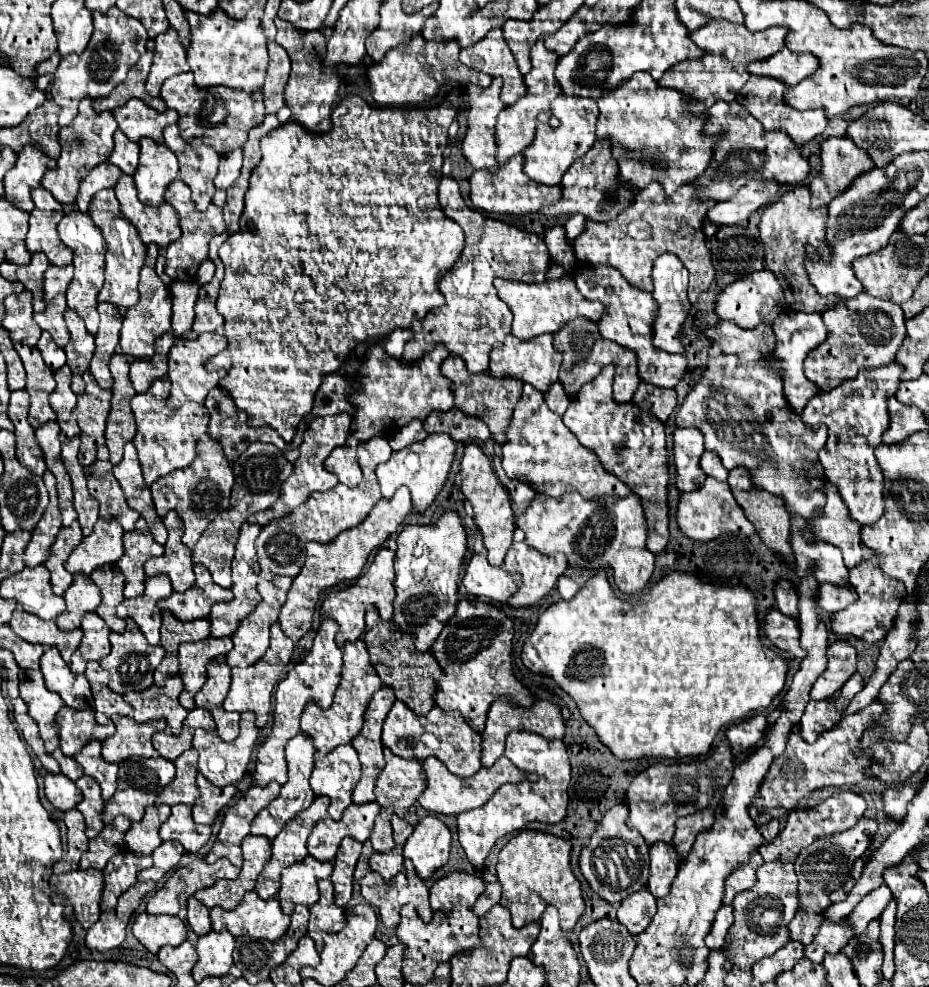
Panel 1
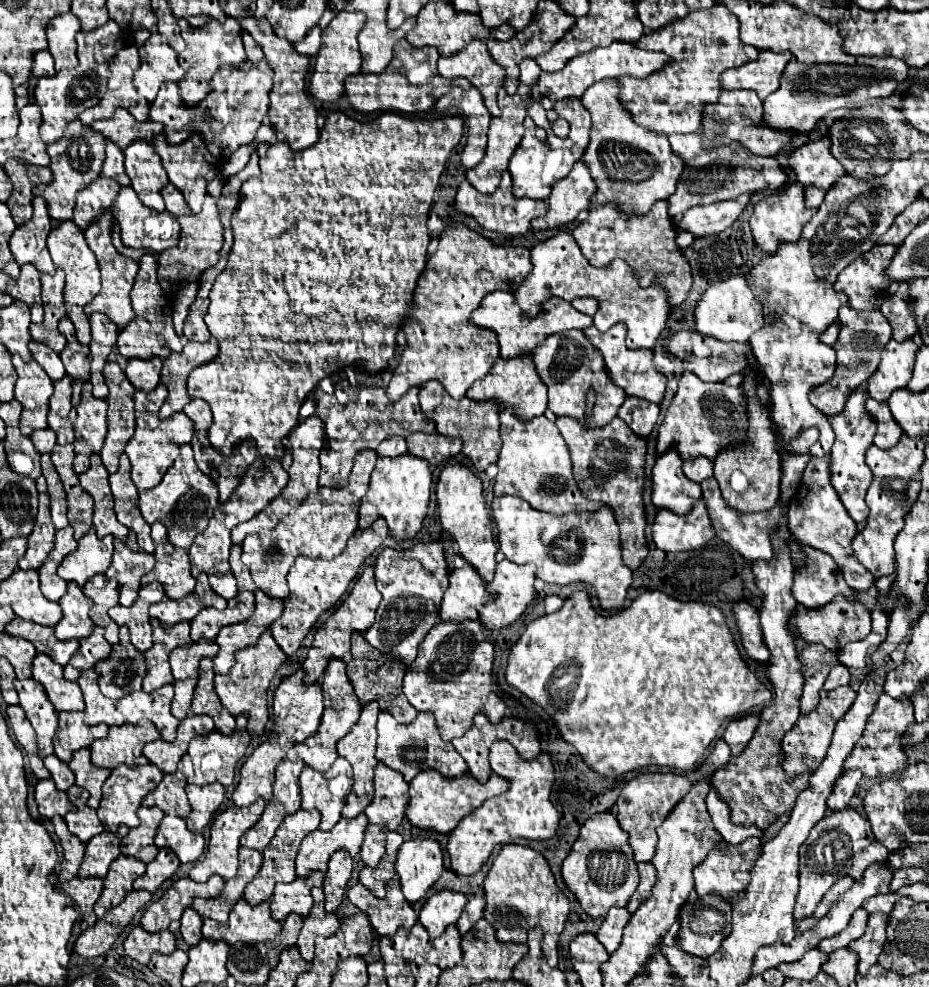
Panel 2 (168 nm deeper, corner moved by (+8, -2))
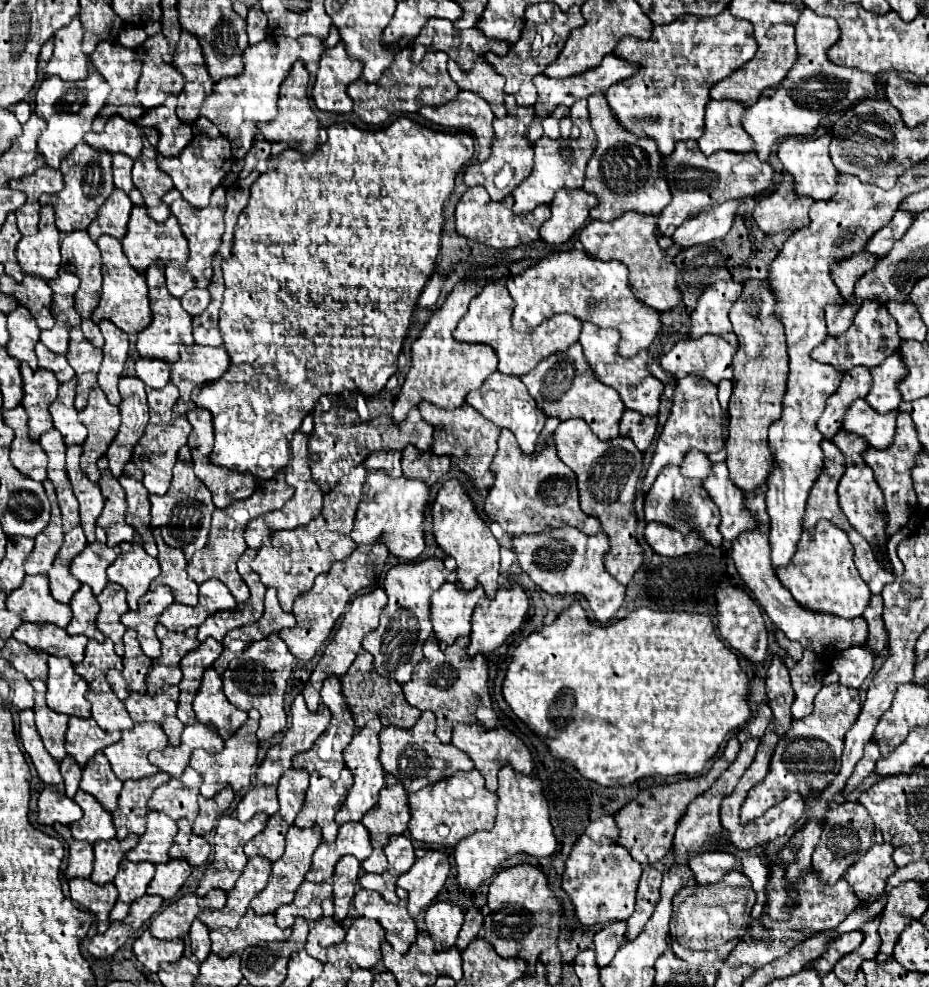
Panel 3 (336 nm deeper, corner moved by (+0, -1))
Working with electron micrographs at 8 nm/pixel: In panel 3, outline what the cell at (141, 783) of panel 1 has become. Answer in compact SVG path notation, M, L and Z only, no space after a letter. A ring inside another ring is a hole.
M157 771L147 779L123 783L123 791L117 801L117 811L113 811L117 839L125 839L129 833L143 835L145 815L149 811L147 801L151 799L153 791L167 781L169 781L169 775L163 771Z

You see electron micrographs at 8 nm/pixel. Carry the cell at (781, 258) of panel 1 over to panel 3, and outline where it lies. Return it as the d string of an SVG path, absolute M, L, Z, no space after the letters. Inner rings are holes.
M783 173L779 187L761 197L753 211L759 229L767 235L791 233L795 229L805 229L811 223L809 209L815 201L795 195L793 185L787 181L791 181L791 175Z

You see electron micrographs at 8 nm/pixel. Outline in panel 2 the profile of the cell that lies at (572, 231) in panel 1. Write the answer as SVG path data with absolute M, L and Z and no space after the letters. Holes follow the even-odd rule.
M559 232L555 238L549 238L531 248L531 262L533 270L515 290L515 302L521 306L525 318L535 318L541 312L541 304L551 296L565 298L567 302L579 296L593 296L599 300L599 310L593 316L593 326L597 330L607 332L613 324L623 322L627 326L627 348L635 350L655 346L655 340L669 318L665 292L657 286L639 288L631 268L621 258L615 258L605 268L595 268L581 254L575 238L569 232Z

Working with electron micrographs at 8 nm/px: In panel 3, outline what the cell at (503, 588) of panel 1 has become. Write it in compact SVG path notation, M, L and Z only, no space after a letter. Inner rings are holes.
M445 583L431 597L433 631L441 641L441 647L455 643L457 637L471 633L471 615L479 599L485 597L481 587L463 591L457 583Z

